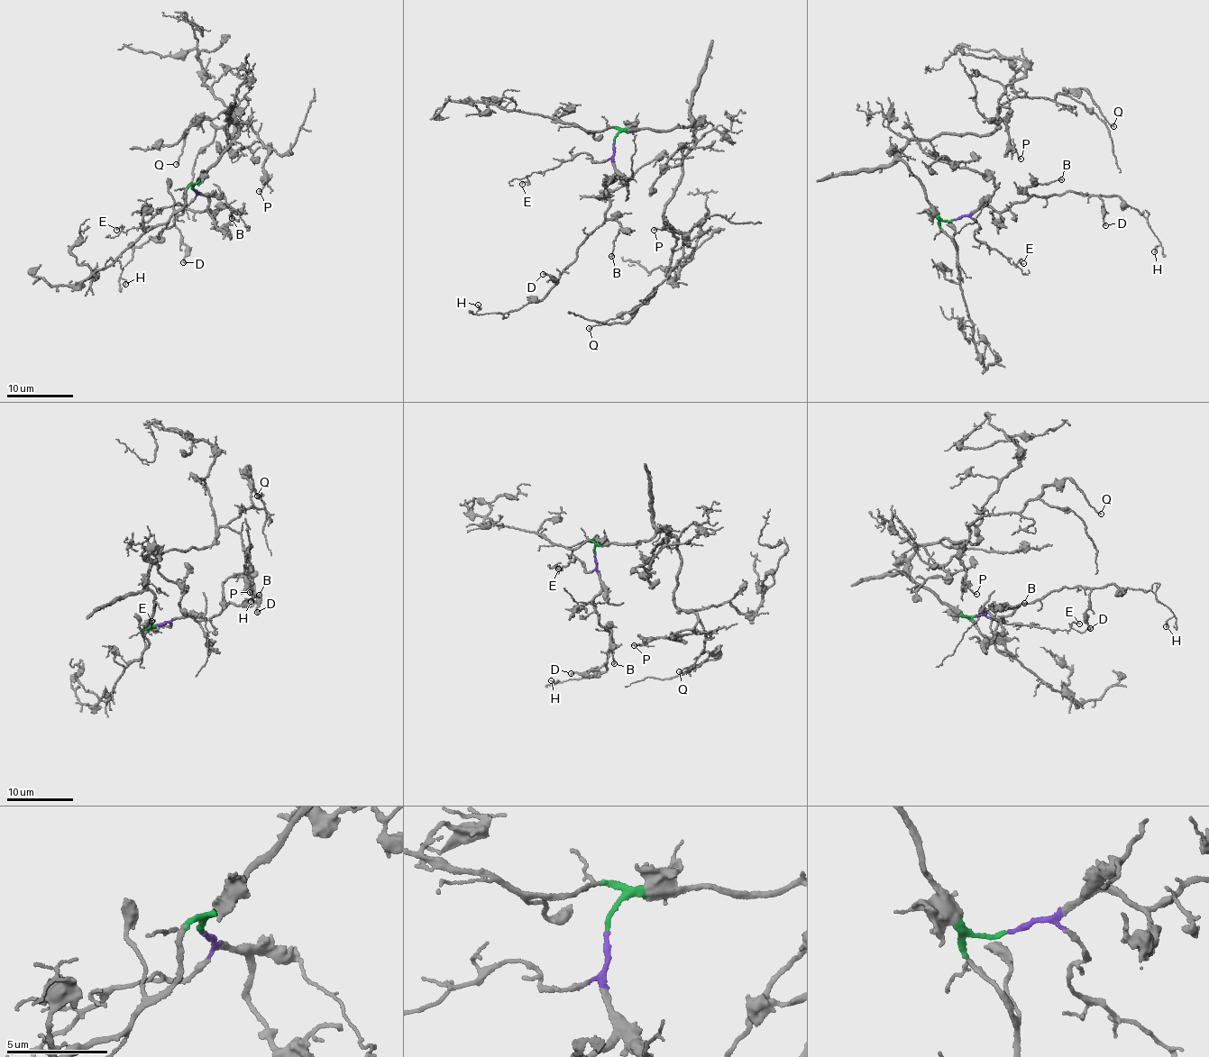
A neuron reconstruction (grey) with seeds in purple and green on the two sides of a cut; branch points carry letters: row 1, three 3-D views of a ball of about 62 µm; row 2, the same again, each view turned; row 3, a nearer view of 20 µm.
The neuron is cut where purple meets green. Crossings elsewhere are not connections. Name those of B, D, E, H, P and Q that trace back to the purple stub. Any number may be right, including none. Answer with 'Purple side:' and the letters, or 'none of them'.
Purple side: B, D, E, H

